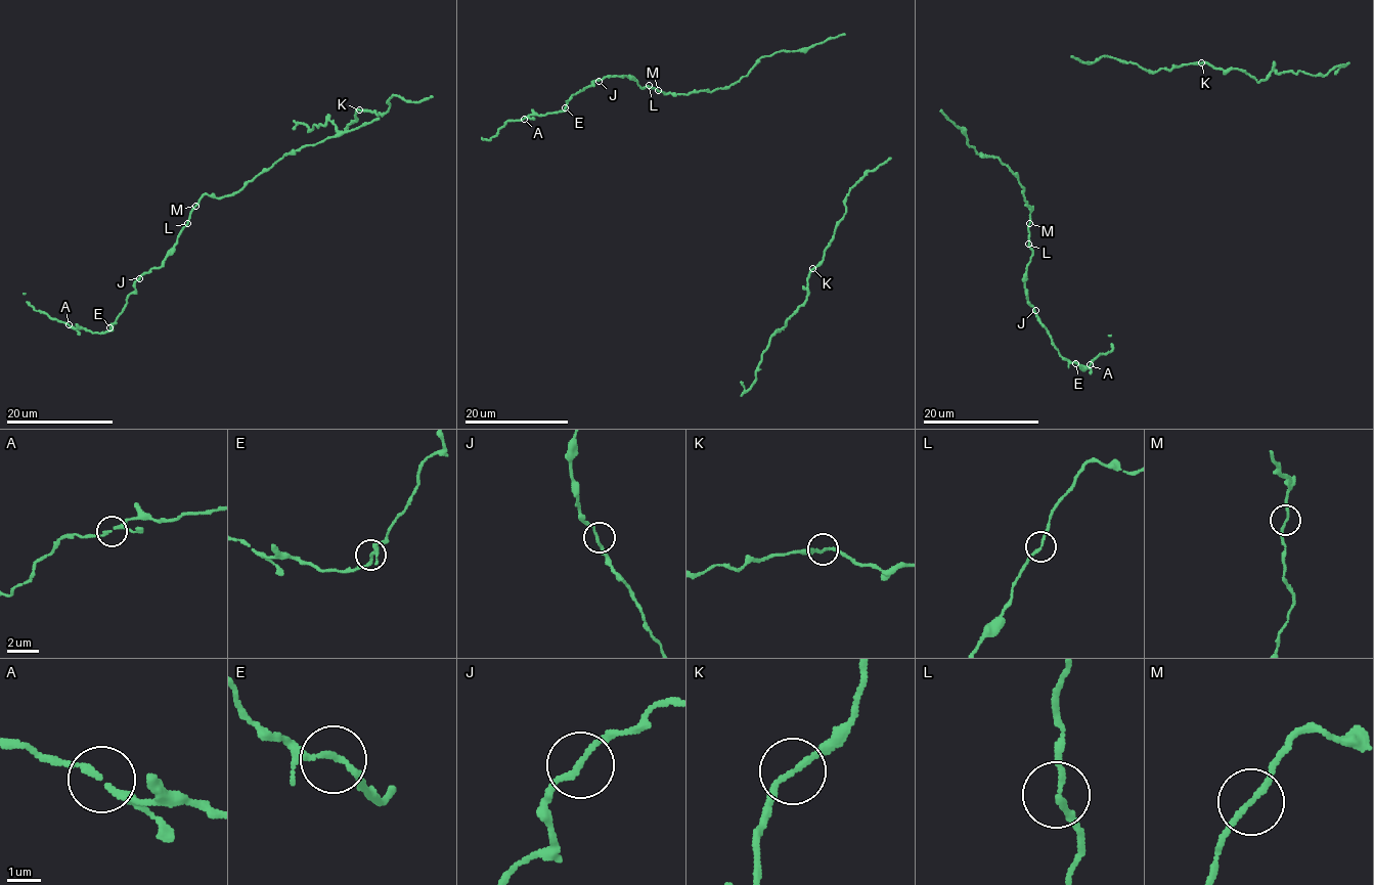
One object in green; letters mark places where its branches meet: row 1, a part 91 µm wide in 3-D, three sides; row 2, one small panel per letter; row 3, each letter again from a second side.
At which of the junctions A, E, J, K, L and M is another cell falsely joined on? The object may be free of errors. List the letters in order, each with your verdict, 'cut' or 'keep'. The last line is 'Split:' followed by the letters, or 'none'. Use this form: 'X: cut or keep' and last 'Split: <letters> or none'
A: keep
E: keep
J: keep
K: keep
L: keep
M: keep
Split: none

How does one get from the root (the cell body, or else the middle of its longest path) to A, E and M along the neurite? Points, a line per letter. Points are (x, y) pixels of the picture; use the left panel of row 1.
A: (352, 130), (284, 155), (230, 194), (204, 193), (171, 253), (138, 279), (112, 327), (93, 333), (68, 324)
E: (352, 130), (284, 155), (230, 194), (216, 197), (204, 193), (171, 253), (160, 267), (138, 279), (109, 327)
M: (352, 130), (327, 137), (312, 145), (301, 146), (258, 173), (237, 192), (220, 197), (204, 193), (195, 206)

